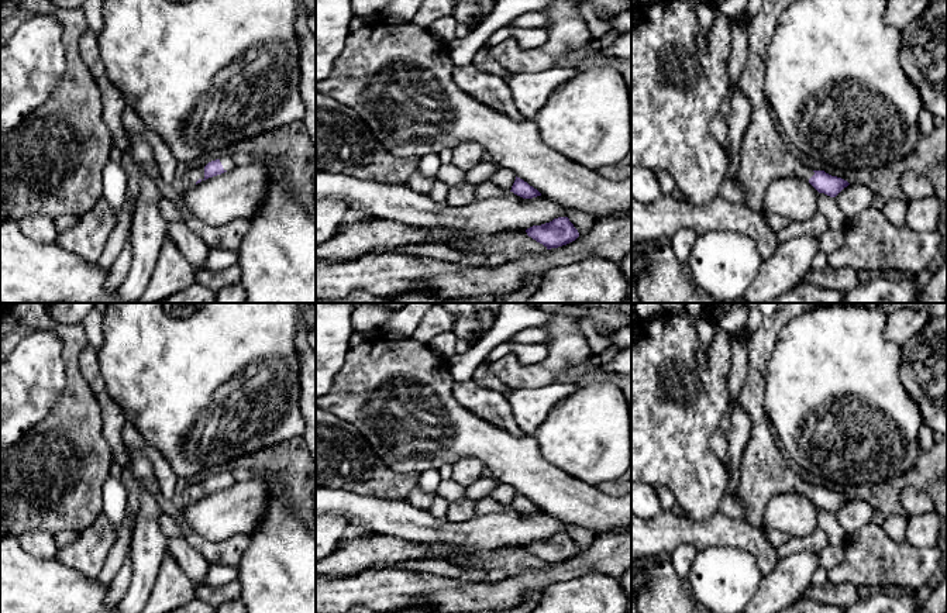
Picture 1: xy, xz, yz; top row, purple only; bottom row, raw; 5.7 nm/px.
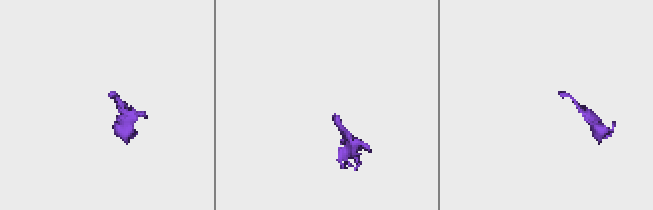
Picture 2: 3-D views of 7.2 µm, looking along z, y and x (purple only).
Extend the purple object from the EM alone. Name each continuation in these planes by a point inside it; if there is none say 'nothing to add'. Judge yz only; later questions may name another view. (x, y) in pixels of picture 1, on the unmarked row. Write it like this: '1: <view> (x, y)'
1: yz (764, 472)

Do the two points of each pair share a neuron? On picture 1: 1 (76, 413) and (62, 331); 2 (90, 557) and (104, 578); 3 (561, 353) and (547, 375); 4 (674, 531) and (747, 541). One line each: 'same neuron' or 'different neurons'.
1: same neuron
2: different neurons
3: same neuron
4: same neuron

